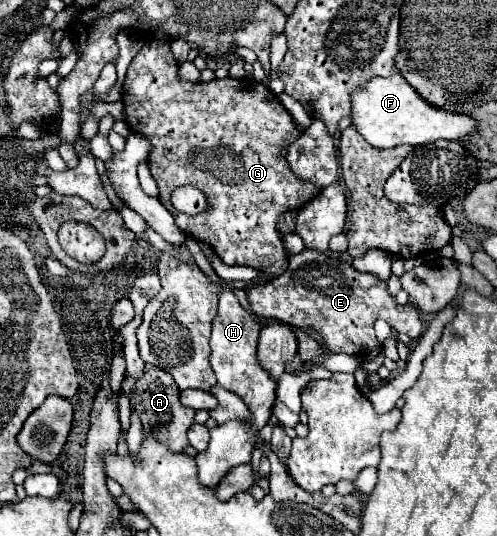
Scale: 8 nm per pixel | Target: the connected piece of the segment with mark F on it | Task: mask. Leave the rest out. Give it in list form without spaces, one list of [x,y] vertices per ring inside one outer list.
[[[400,72],[392,76],[372,78],[362,90],[354,92],[352,96],[352,124],[358,132],[376,148],[392,148],[398,144],[430,144],[438,138],[444,140],[462,140],[464,136],[476,130],[476,120],[470,114],[446,112],[440,106],[428,104],[422,96],[402,78]]]

